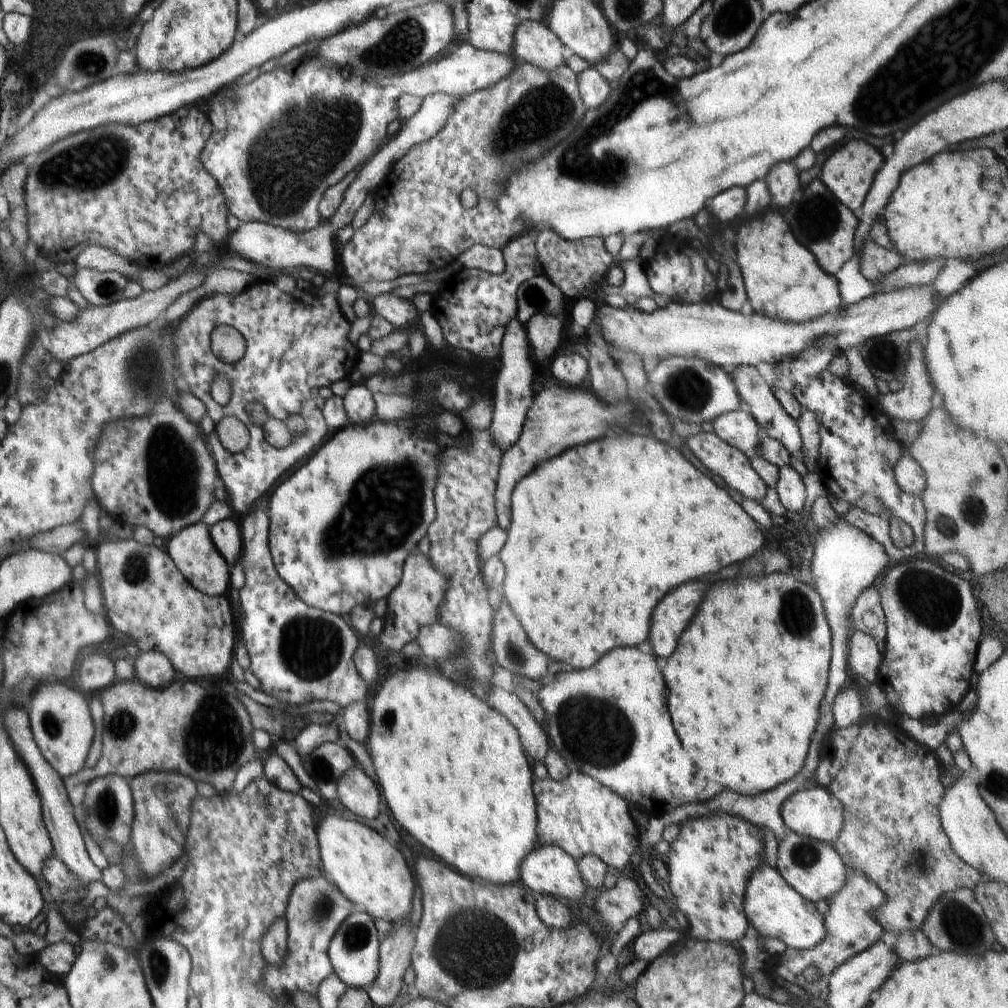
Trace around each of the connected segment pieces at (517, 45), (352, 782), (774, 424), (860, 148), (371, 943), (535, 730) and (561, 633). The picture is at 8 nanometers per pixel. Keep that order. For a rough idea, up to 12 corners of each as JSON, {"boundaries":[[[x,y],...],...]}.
{"boundaries":[[[544,22],[514,32],[514,54],[552,72],[564,45]],[[358,763],[339,778],[336,796],[374,820],[380,789]],[[736,366],[738,394],[768,437],[803,468],[797,422],[780,406],[760,368]],[[852,139],[826,159],[820,180],[858,217],[884,159]],[[353,905],[330,941],[333,972],[365,989],[378,974],[375,919]],[[493,685],[490,704],[518,730],[526,754],[543,762],[546,729],[512,691]],[[628,432],[511,494],[503,595],[576,670],[676,586],[763,548]]]}

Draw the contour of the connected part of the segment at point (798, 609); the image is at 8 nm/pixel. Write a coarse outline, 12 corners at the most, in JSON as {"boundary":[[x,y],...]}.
{"boundary":[[794,574],[708,590],[662,670],[698,782],[804,768],[832,630]]}

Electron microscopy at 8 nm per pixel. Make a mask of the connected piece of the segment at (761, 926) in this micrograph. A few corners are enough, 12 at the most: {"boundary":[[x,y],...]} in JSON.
{"boundary":[[765,858],[742,908],[760,940],[802,951],[824,917]]}

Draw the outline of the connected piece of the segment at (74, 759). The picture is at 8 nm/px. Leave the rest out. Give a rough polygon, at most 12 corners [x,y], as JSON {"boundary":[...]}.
{"boundary":[[58,682],[27,705],[34,742],[62,778],[94,740],[85,694]]}

